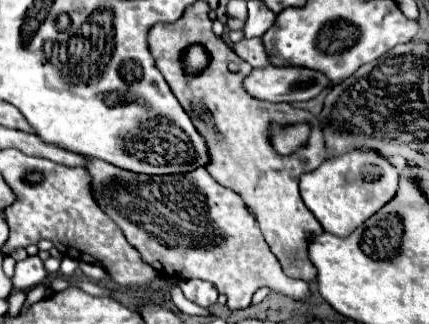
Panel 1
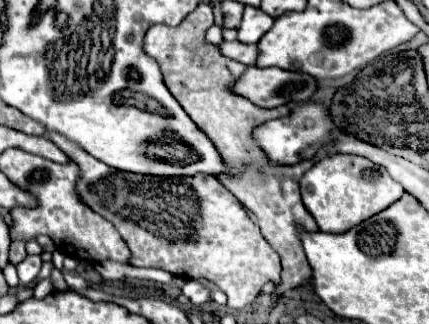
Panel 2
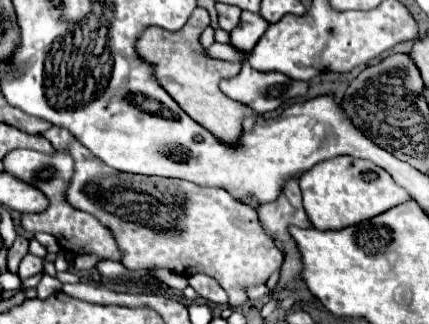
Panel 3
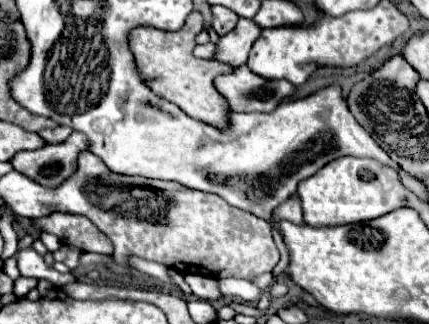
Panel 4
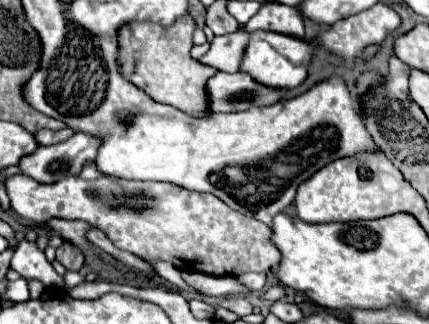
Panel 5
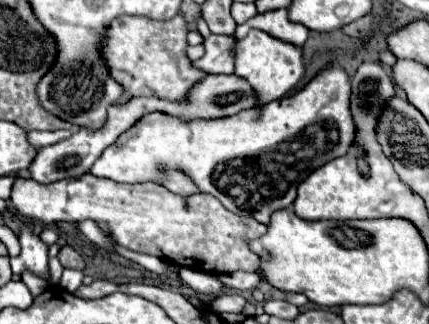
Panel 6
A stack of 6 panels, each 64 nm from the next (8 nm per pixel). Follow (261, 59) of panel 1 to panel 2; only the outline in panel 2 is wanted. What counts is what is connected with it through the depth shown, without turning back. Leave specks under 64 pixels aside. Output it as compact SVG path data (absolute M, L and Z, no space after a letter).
M222 42L220 44L222 54L226 54L232 60L238 60L246 66L254 66L256 58L258 58L258 44L240 44L236 42Z

